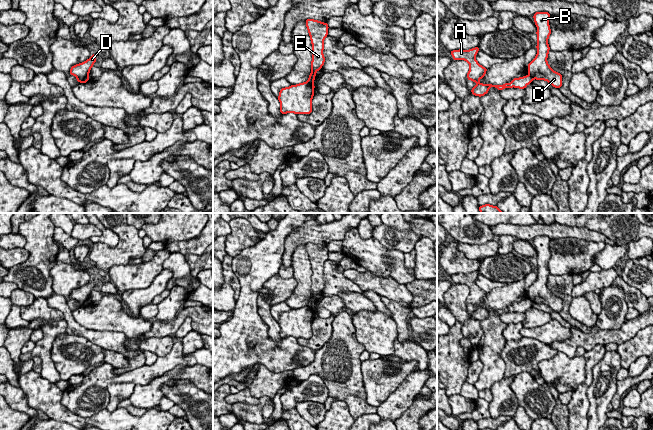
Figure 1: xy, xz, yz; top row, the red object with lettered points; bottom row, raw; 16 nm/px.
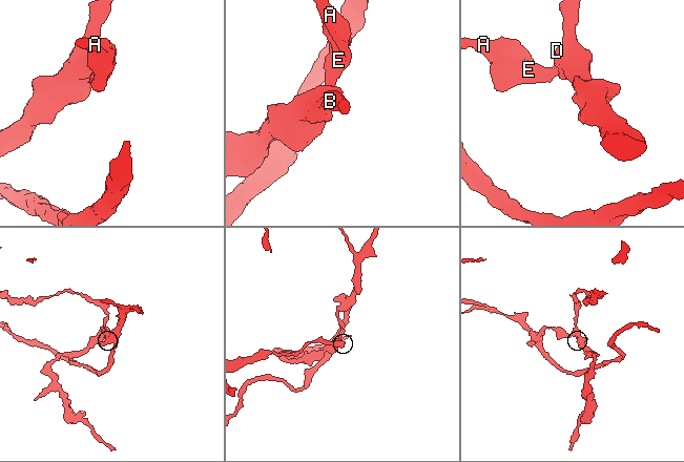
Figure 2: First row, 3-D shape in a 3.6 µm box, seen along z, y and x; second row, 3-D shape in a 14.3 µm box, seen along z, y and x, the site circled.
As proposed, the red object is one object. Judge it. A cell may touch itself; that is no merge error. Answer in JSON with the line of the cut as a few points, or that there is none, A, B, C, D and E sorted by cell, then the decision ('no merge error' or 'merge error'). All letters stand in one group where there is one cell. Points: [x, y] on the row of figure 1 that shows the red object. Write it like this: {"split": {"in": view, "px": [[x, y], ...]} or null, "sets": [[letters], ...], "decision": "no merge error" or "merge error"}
{"split": {"in": "xz", "px": [[307, 81], [312, 84]]}, "sets": [["A", "E"], ["B", "C", "D"]], "decision": "merge error"}

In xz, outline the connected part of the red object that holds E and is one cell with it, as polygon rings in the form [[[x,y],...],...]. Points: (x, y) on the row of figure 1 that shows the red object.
[[[307,19],[305,23],[312,43],[311,74],[307,82],[313,84],[316,72],[321,70],[325,62],[323,55],[324,39],[328,36],[329,26],[327,23],[314,19]]]

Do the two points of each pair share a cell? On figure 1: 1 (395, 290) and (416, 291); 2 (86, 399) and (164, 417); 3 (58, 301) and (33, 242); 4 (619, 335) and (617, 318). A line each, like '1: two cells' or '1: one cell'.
1: two cells
2: two cells
3: two cells
4: two cells

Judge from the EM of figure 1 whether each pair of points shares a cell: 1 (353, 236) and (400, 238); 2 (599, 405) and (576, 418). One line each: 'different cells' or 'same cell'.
1: different cells
2: different cells

